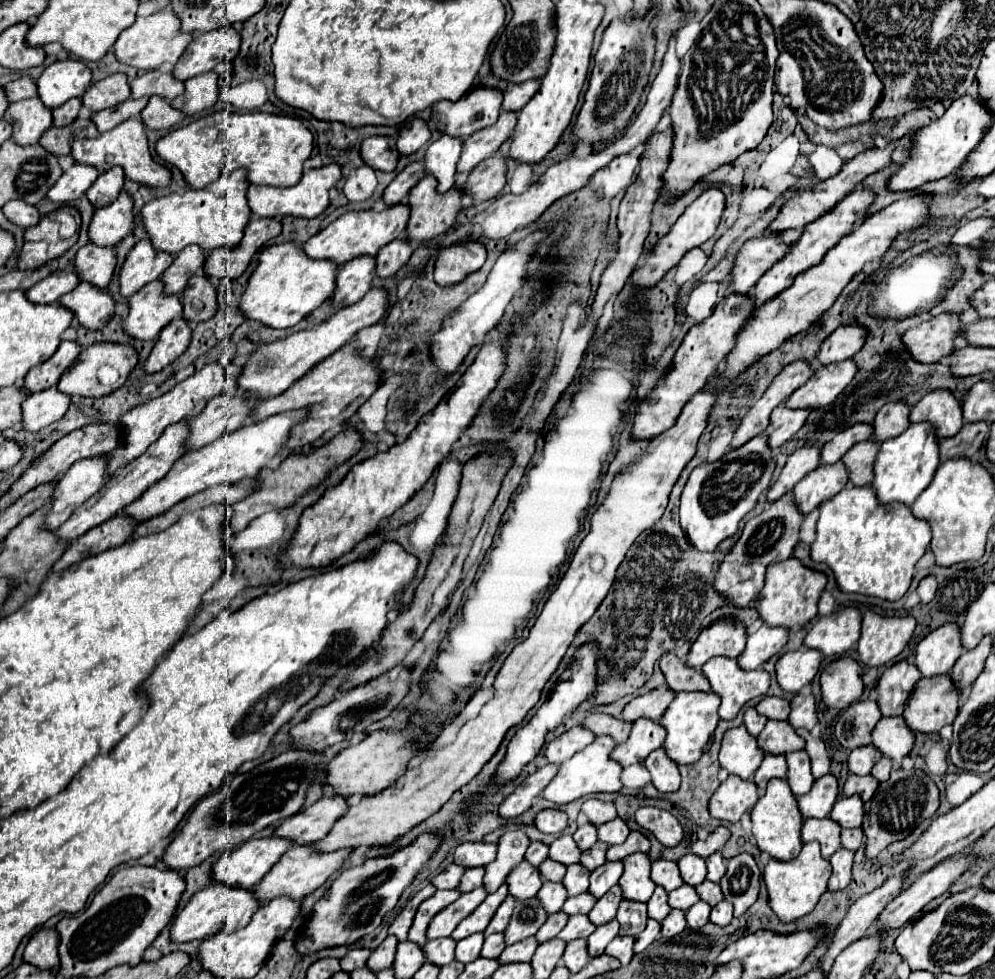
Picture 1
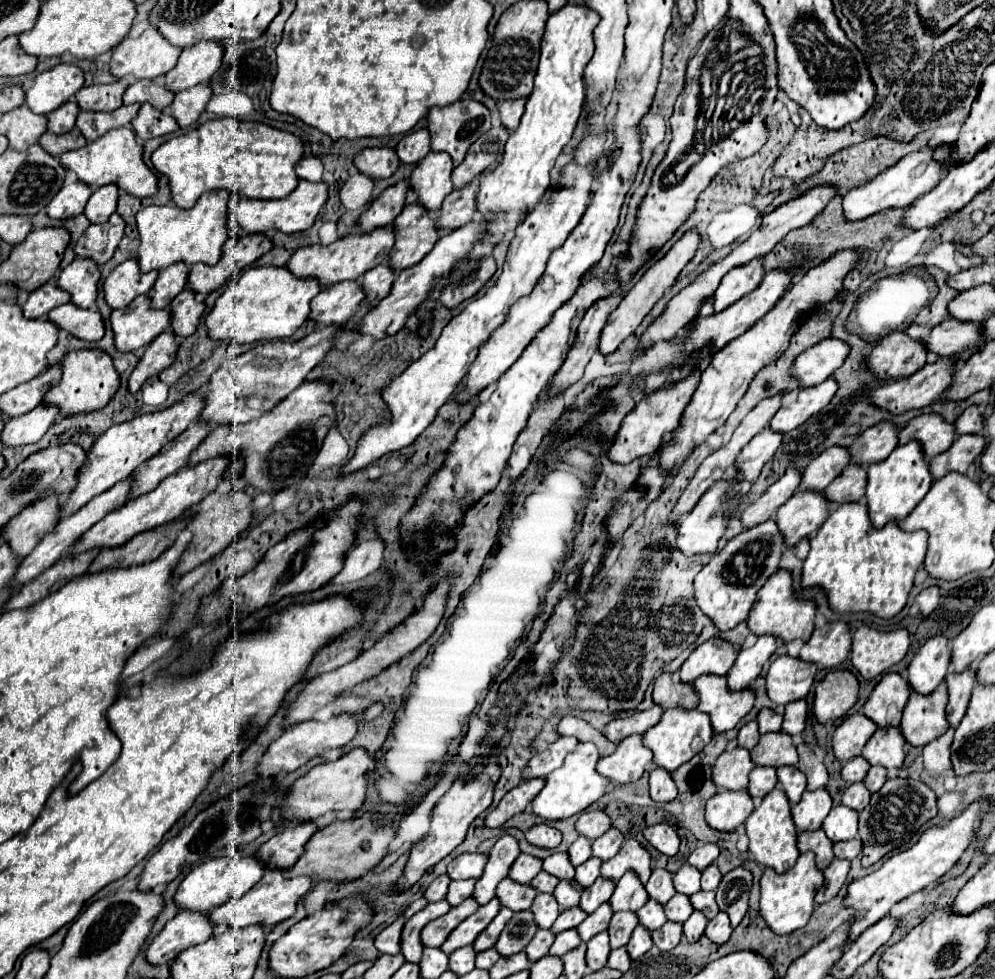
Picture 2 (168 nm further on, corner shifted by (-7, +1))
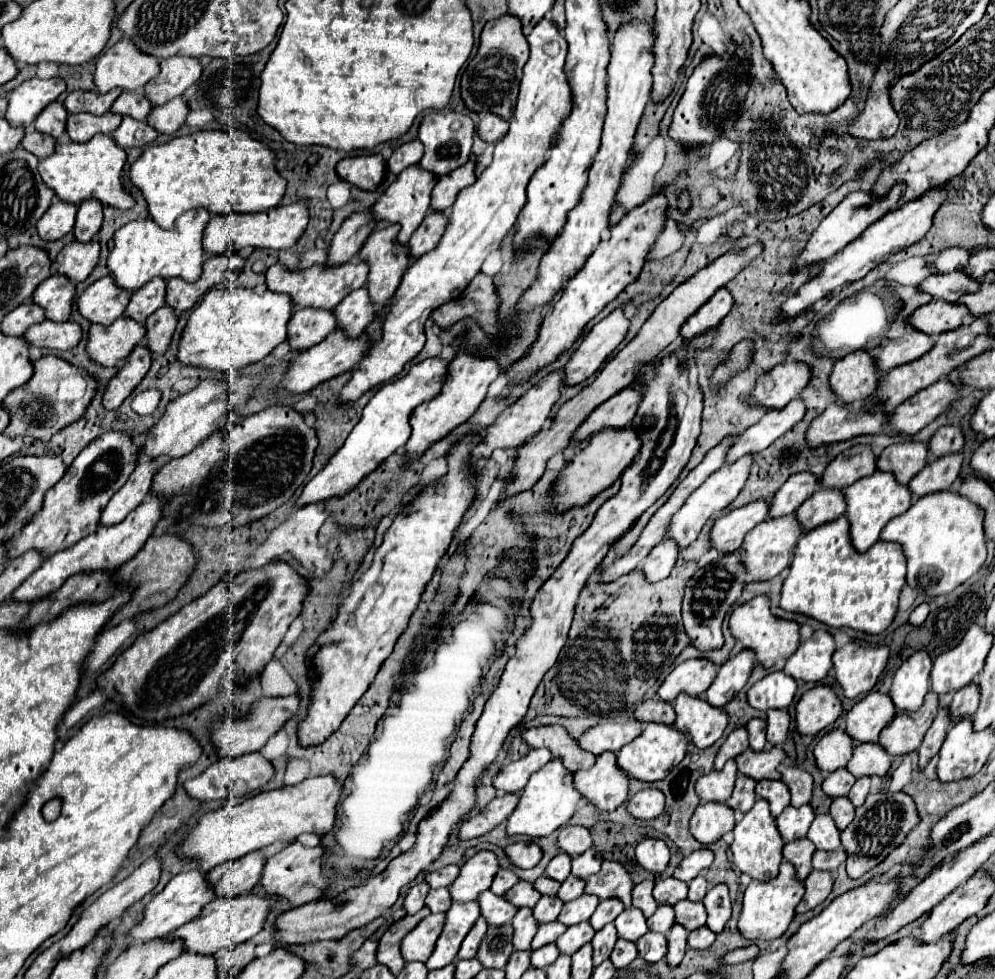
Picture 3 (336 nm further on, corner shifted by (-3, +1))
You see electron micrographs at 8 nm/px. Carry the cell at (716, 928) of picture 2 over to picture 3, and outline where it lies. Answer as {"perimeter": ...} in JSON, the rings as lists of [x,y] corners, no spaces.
{"perimeter":[[[700,927],[688,933],[688,947],[702,951],[702,949],[708,949],[714,943],[714,939],[716,939],[716,933],[712,933],[708,927]]]}

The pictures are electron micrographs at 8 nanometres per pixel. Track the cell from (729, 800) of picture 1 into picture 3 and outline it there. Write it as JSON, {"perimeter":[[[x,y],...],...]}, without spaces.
{"perimeter":[[[700,803],[690,819],[690,835],[702,845],[710,845],[718,841],[726,831],[734,829],[734,811],[724,803]]]}

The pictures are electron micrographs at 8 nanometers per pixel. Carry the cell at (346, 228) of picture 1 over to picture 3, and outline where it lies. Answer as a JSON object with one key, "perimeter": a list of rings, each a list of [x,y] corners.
{"perimeter":[[[358,259],[348,261],[334,269],[322,269],[322,265],[314,265],[306,271],[288,271],[280,263],[276,263],[266,271],[266,287],[274,293],[288,295],[294,309],[306,309],[306,307],[334,309],[348,293],[366,285],[366,277],[368,277],[368,265]]]}

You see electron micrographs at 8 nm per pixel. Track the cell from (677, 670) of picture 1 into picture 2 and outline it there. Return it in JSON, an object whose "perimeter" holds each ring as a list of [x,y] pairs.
{"perimeter":[[[662,673],[654,683],[654,703],[668,707],[696,707],[696,691],[692,683],[684,683],[674,673]]]}

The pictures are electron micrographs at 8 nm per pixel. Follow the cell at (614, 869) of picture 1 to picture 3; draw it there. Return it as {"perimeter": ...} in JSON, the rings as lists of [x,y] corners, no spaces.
{"perimeter":[[[582,895],[570,903],[564,905],[564,909],[560,911],[558,915],[558,921],[566,927],[572,927],[572,925],[578,925],[582,921],[588,921],[594,913],[594,909],[598,907],[598,897],[592,897],[592,895]]]}

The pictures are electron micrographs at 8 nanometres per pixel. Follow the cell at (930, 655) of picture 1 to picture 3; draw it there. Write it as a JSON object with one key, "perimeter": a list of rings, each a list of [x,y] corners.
{"perimeter":[[[916,651],[892,677],[892,687],[888,691],[896,711],[916,711],[922,705],[924,695],[930,689],[930,669],[932,659],[926,651]]]}

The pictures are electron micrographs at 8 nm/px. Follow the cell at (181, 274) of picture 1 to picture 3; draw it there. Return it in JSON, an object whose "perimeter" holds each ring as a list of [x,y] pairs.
{"perimeter":[[[156,277],[156,281],[148,281],[144,289],[132,293],[128,307],[124,309],[124,315],[138,323],[144,323],[150,313],[154,313],[164,305],[164,295],[166,295],[166,281],[160,281],[160,277]]]}

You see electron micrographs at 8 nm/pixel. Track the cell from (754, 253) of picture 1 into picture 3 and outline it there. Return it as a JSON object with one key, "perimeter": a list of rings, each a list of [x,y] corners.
{"perimeter":[[[718,289],[718,293],[714,293],[692,317],[688,317],[688,321],[684,321],[684,325],[680,327],[682,339],[690,341],[706,333],[708,329],[714,329],[716,325],[720,325],[720,321],[728,315],[730,309],[732,309],[732,295],[726,289]]]}

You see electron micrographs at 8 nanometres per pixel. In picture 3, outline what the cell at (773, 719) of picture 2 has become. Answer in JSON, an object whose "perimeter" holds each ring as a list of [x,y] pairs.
{"perimeter":[[[752,719],[746,725],[748,731],[748,743],[752,751],[762,751],[766,745],[766,735],[764,735],[764,721],[762,719]]]}

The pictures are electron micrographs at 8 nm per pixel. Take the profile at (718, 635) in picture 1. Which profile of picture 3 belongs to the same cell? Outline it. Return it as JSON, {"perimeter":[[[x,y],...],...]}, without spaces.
{"perimeter":[[[690,659],[680,663],[658,689],[658,697],[666,703],[672,703],[680,693],[692,697],[702,695],[716,677],[716,665],[708,659]]]}

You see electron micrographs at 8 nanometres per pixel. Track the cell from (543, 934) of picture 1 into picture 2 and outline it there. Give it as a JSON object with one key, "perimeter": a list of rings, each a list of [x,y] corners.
{"perimeter":[[[540,929],[540,931],[534,935],[534,939],[528,943],[528,947],[526,947],[526,953],[528,953],[530,961],[536,961],[536,959],[540,959],[542,955],[546,955],[548,949],[550,949],[550,945],[554,943],[554,937],[556,937],[556,935],[552,935],[552,929]]]}

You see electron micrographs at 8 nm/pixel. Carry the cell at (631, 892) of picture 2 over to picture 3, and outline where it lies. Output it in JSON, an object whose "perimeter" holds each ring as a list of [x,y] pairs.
{"perimeter":[[[616,899],[600,901],[600,905],[596,907],[594,915],[590,917],[590,925],[594,927],[594,931],[600,931],[606,923],[612,923],[622,911],[624,911],[624,907],[622,907],[622,903],[616,901]]]}

